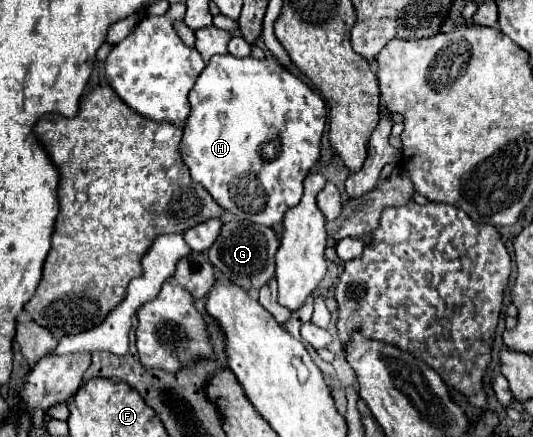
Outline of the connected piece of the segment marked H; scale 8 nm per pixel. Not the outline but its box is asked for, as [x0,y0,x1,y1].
[180,55,326,227]

